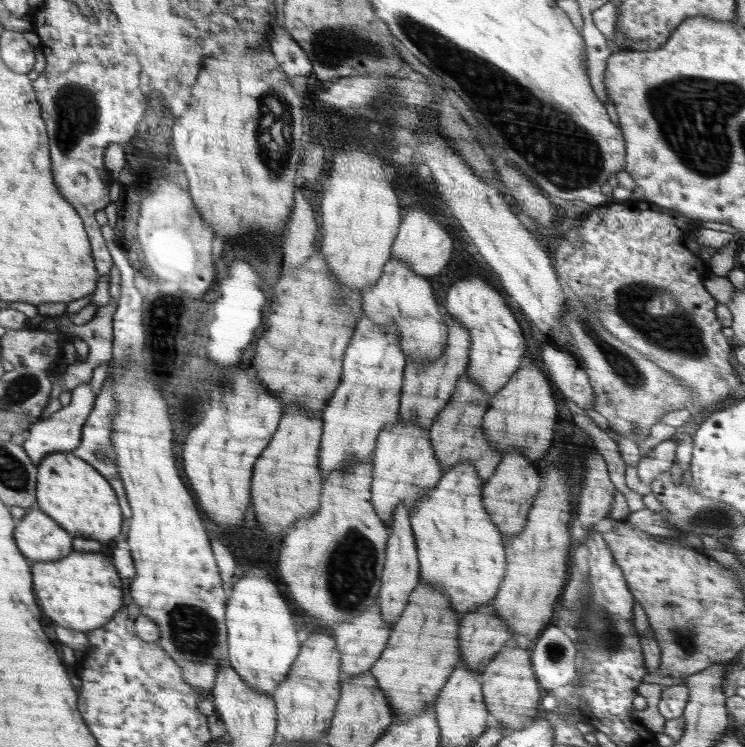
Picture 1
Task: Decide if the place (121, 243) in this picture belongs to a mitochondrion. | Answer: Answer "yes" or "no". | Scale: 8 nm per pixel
no

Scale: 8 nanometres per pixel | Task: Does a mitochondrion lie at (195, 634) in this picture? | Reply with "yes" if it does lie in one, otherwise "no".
yes

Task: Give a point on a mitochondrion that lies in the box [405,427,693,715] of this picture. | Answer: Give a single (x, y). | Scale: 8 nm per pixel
(609, 638)

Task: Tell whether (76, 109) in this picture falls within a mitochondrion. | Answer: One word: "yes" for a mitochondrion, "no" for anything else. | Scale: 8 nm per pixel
yes

